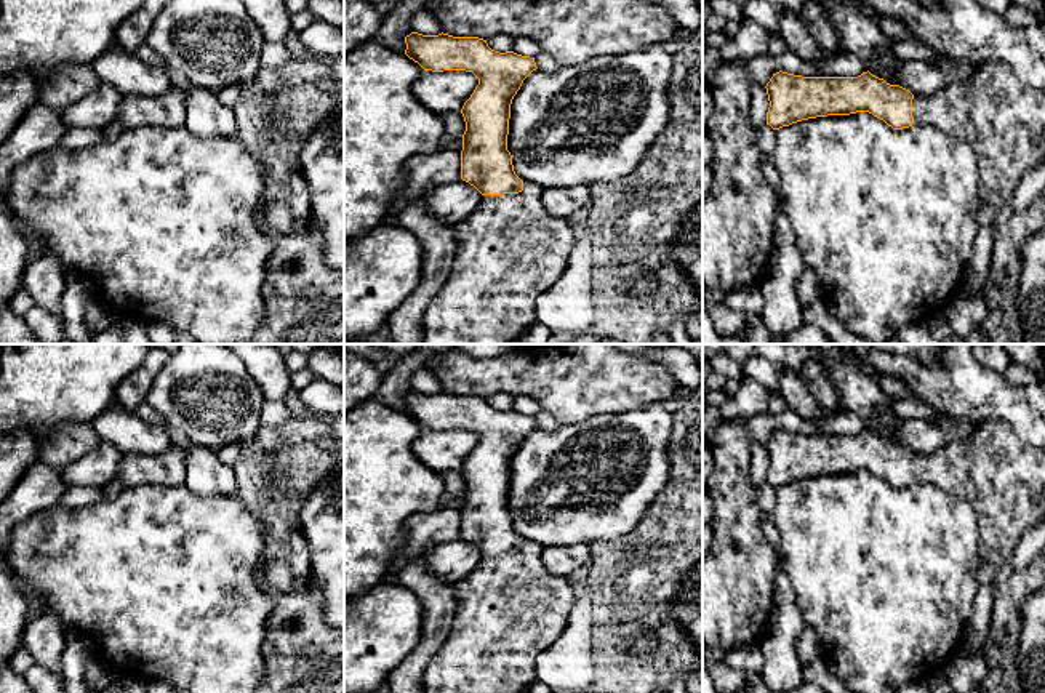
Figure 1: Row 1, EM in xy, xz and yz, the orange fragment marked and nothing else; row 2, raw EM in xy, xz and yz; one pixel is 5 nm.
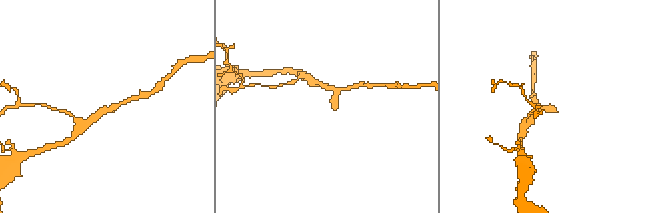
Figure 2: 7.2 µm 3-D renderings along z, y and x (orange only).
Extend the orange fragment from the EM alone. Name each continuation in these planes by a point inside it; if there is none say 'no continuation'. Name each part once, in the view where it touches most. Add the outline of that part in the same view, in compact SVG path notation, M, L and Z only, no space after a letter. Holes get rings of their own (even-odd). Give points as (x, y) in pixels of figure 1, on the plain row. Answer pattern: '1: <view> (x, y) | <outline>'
1: xz (509, 610) | M525 541L518 552L485 554L477 568L454 584L456 615L451 632L443 647L435 653L422 679L422 693L522 693L528 685L538 680L536 659L546 651L565 631L571 613L576 607L573 589L567 578L551 575L541 563L543 547L536 543Z

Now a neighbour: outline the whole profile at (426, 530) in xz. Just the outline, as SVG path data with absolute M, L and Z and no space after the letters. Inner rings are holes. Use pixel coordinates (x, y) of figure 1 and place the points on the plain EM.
M462 495L429 512L419 512L406 520L408 539L386 573L386 583L397 583L398 571L418 554L440 543L461 538Z

